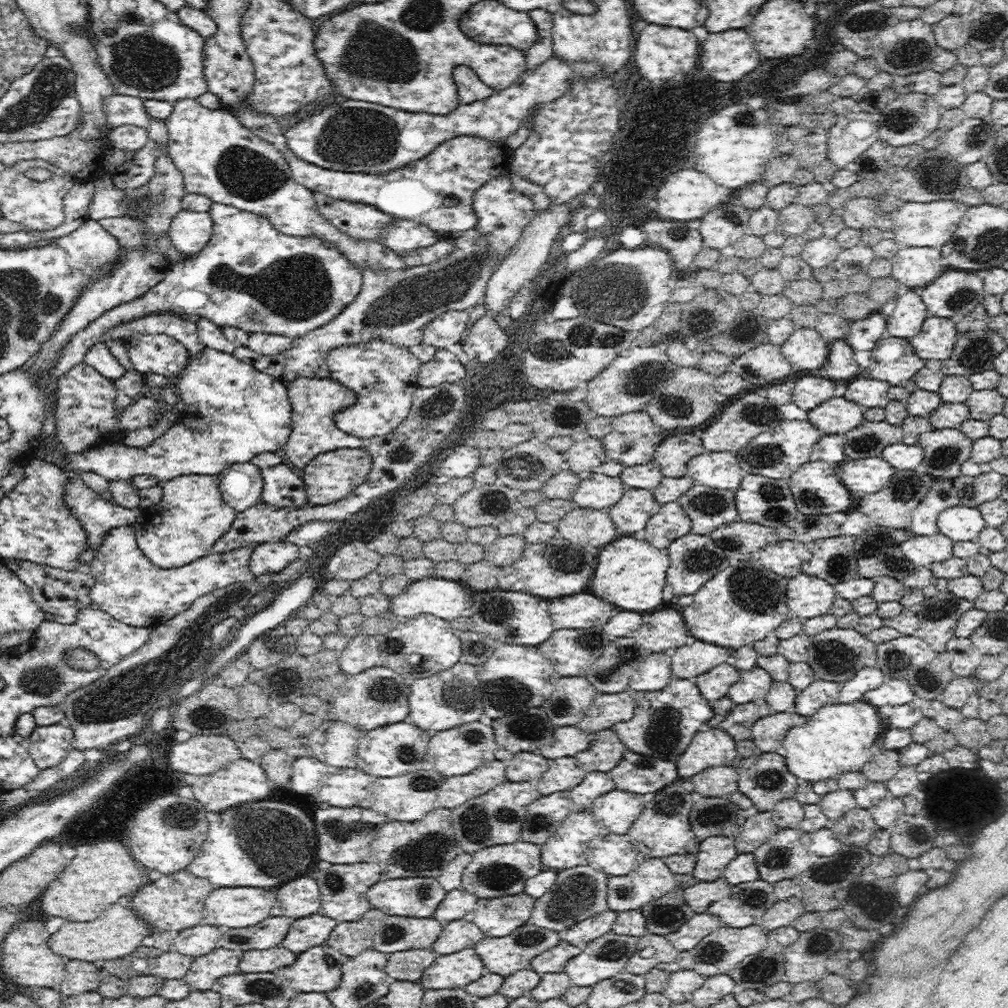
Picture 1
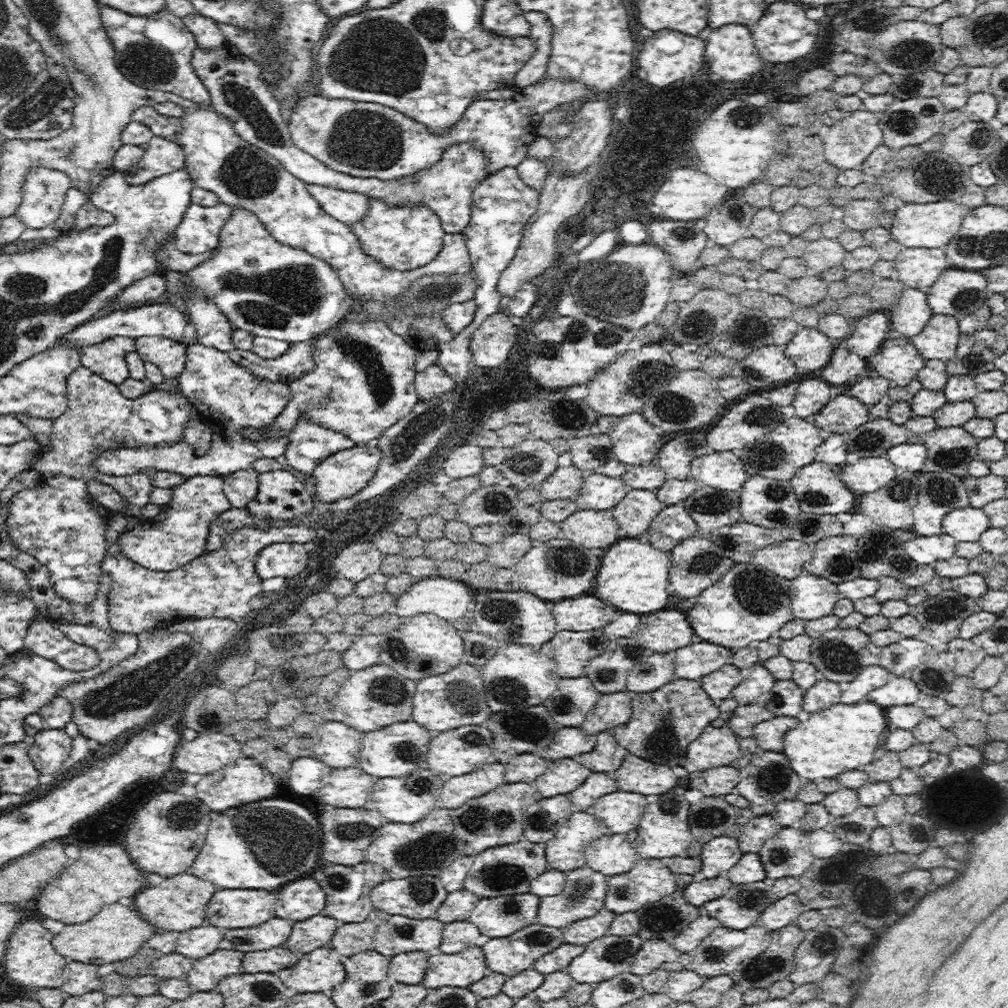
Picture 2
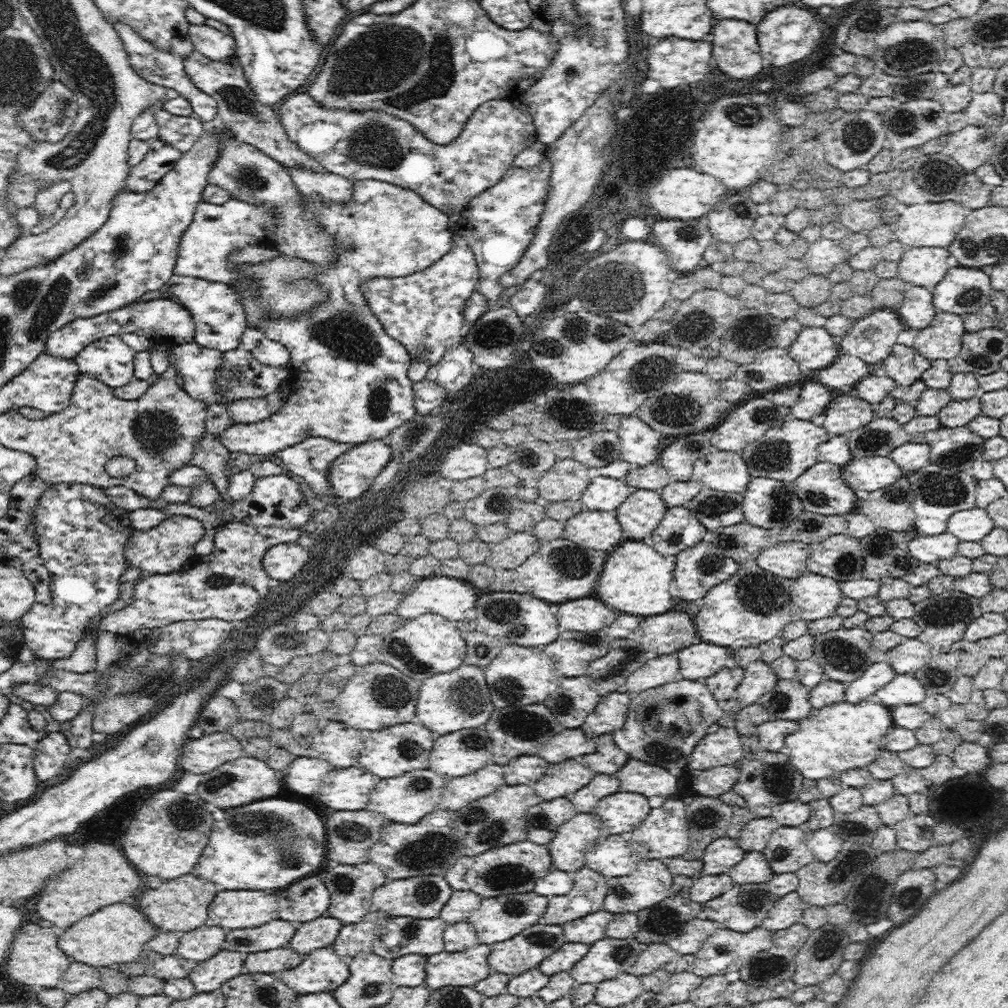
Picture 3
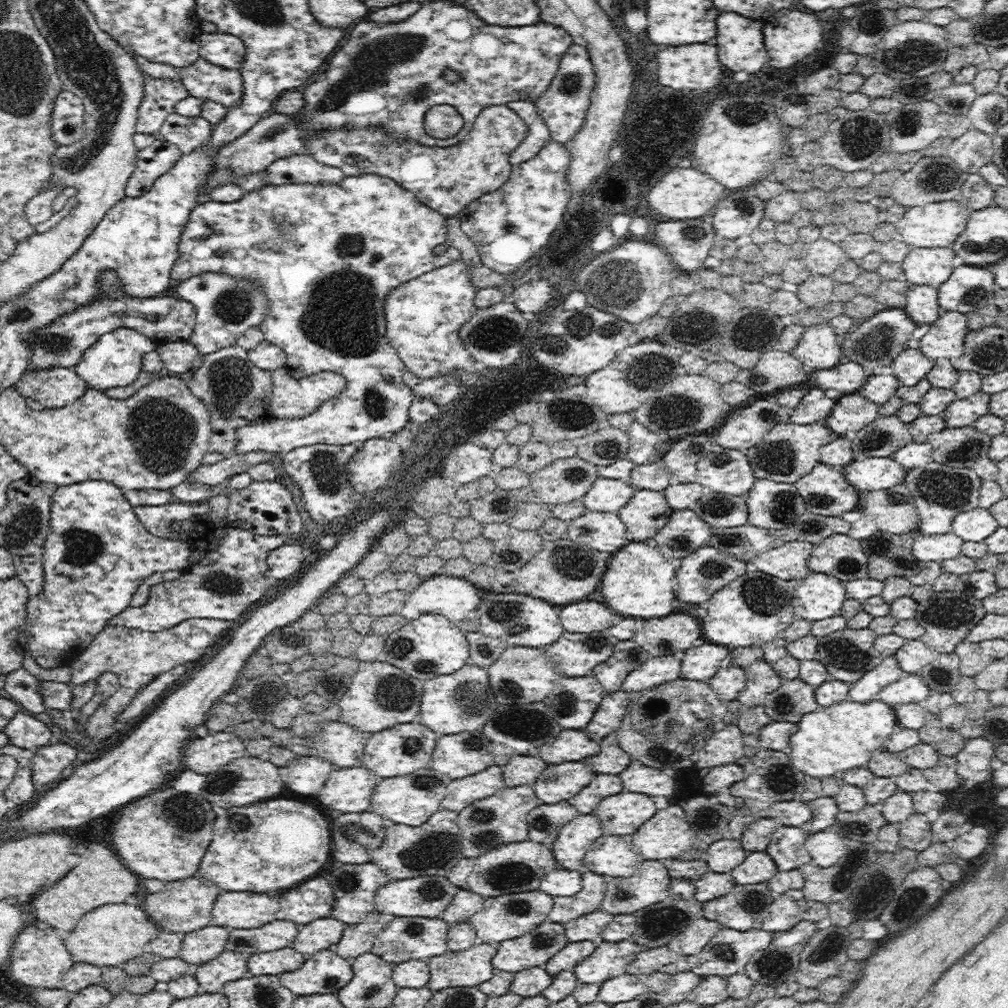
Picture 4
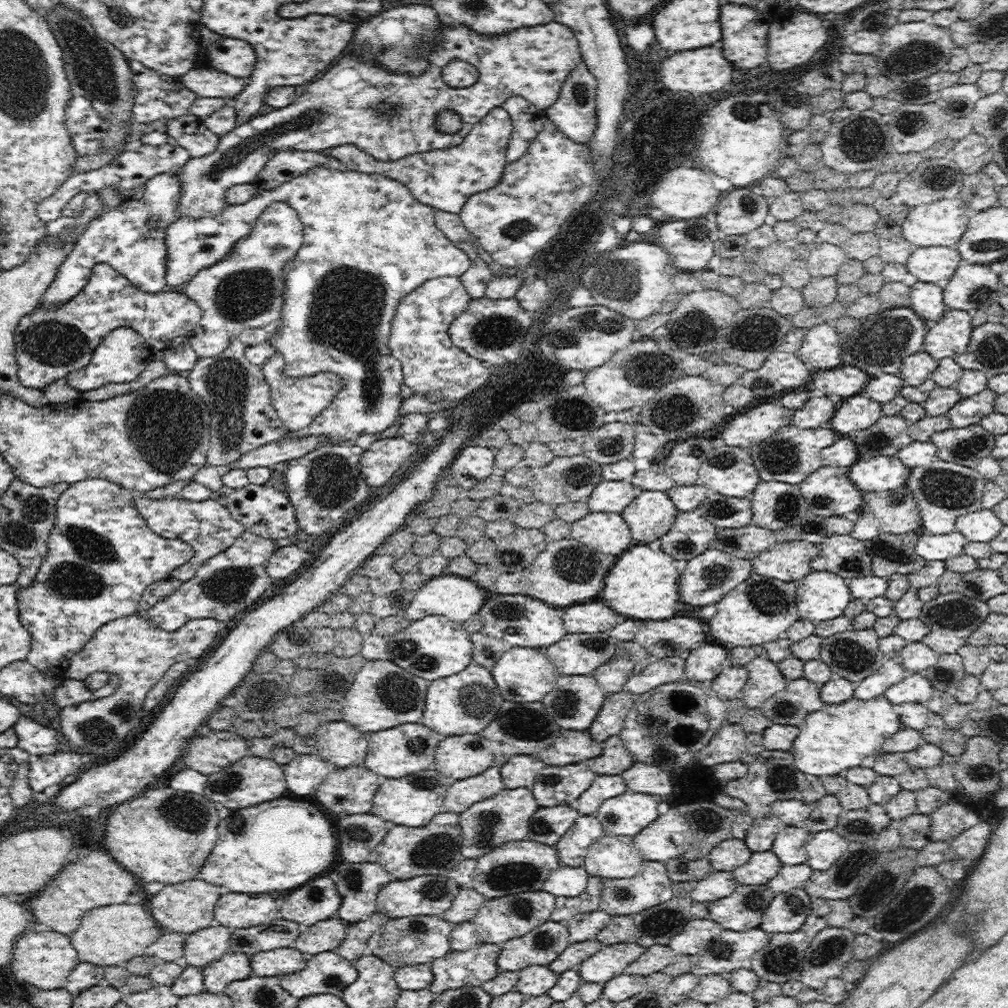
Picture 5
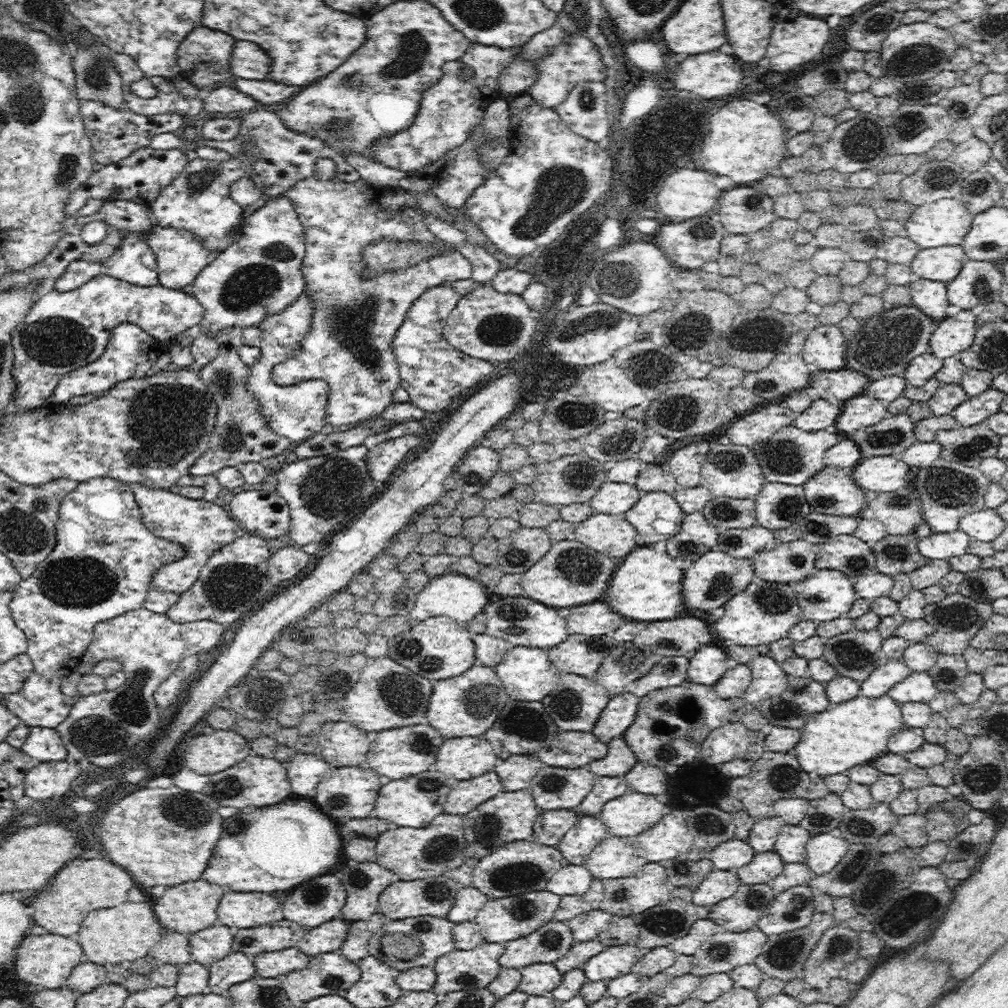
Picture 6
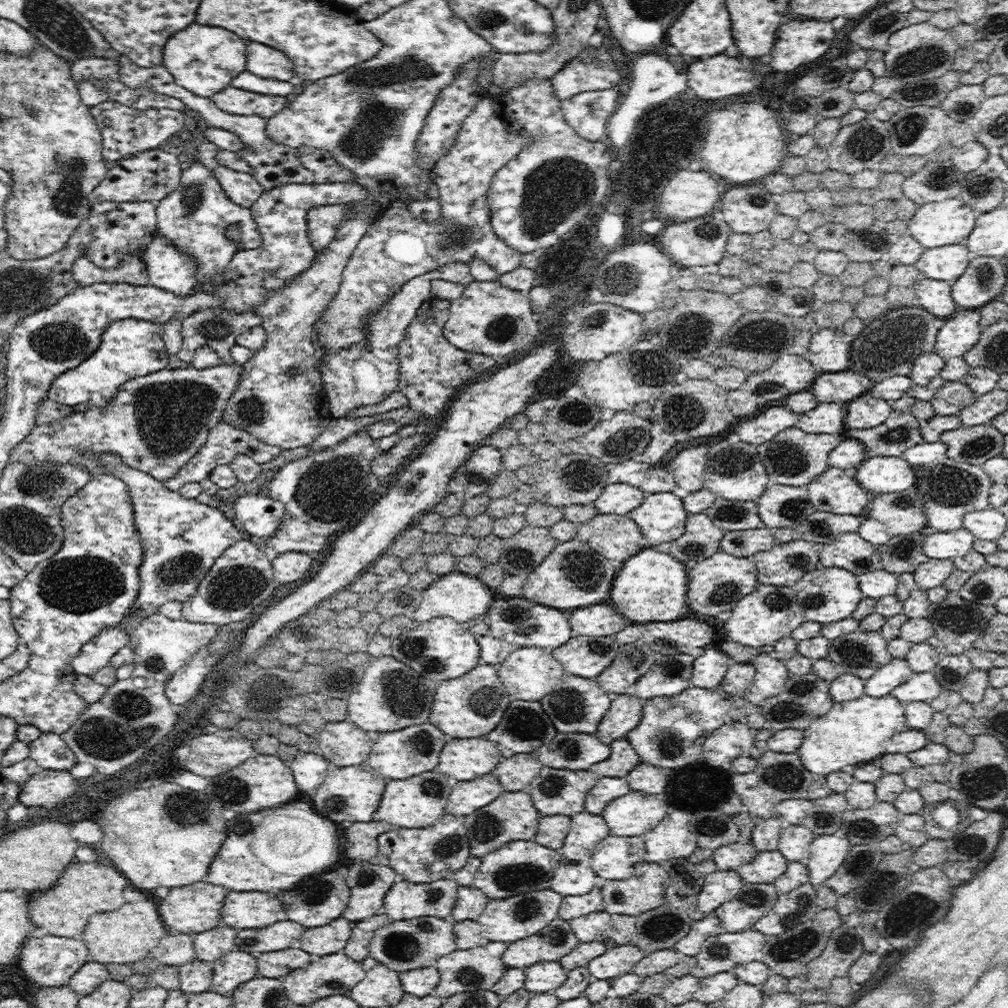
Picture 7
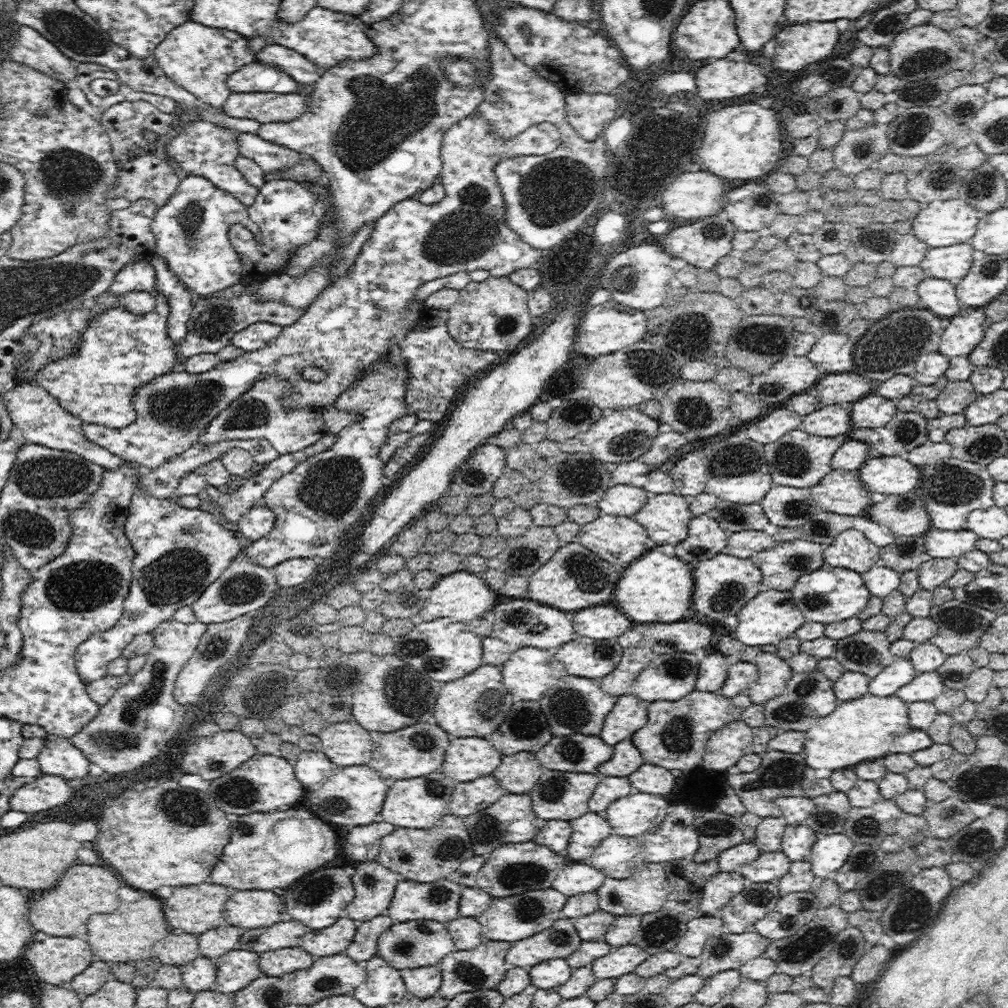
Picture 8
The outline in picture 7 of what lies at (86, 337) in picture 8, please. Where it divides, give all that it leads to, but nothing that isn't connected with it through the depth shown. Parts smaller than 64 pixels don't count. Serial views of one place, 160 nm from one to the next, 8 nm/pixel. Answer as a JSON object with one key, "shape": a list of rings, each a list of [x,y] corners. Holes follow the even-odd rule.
{"shape":[[[134,318],[114,320],[102,333],[97,351],[78,366],[57,376],[50,385],[47,398],[71,407],[85,404],[87,408],[106,408],[124,382],[166,368],[168,355],[163,327],[158,323]]]}

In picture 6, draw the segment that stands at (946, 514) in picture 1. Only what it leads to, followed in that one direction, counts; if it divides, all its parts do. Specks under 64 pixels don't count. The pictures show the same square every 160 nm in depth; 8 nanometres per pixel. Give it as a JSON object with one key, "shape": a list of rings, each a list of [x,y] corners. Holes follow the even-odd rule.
{"shape":[[[984,507],[978,512],[967,514],[960,519],[959,528],[968,536],[982,542],[992,542],[1000,536],[1005,528],[1005,522],[996,509]]]}

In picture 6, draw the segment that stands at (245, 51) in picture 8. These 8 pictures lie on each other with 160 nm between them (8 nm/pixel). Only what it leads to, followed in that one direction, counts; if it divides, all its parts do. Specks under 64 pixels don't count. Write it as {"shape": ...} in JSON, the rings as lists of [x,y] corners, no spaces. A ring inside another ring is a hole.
{"shape":[[[200,25],[178,45],[177,57],[180,67],[180,76],[189,80],[195,86],[216,86],[216,84],[224,84],[230,82],[233,78],[230,71],[230,52],[232,46],[237,40],[222,31],[215,31],[207,26]]]}

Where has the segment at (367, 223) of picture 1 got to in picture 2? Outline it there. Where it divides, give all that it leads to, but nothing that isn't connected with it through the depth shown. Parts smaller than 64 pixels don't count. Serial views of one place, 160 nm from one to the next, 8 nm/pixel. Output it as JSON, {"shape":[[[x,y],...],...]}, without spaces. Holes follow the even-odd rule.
{"shape":[[[310,183],[307,187],[322,210],[344,224],[351,226],[362,220],[370,210],[370,200],[366,195]]]}

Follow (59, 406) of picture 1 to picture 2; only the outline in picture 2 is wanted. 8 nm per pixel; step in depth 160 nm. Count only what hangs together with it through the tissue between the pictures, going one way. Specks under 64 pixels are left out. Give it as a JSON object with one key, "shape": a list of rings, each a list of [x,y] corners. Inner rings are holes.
{"shape":[[[78,366],[66,380],[67,410],[53,421],[49,440],[49,451],[43,453],[34,468],[48,476],[72,476],[88,480],[99,480],[118,491],[125,502],[144,507],[155,487],[152,470],[142,470],[133,475],[114,477],[103,475],[94,467],[94,460],[108,450],[154,446],[183,440],[184,427],[190,420],[199,420],[194,405],[181,393],[163,387],[149,388],[138,398],[126,398],[119,385],[104,380],[85,366]]]}

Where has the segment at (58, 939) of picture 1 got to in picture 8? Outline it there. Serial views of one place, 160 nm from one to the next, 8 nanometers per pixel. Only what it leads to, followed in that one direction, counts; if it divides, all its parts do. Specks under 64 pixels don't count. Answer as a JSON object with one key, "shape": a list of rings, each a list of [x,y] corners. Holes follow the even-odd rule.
{"shape":[[[140,898],[136,902],[130,902],[128,906],[120,906],[112,914],[94,914],[88,920],[88,944],[94,956],[98,956],[104,962],[130,962],[130,960],[142,960],[150,958],[152,946],[162,940],[167,934],[168,926],[160,899]]]}

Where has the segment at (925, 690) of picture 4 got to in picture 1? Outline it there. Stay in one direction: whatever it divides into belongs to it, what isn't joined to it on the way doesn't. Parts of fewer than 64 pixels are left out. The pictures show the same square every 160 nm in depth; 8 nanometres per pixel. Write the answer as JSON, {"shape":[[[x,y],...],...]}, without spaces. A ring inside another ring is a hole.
{"shape":[[[885,677],[883,684],[879,688],[870,690],[862,696],[864,702],[870,703],[877,708],[882,708],[886,704],[890,704],[890,706],[906,704],[913,698],[915,698],[915,692],[910,687],[908,680],[890,677]]]}

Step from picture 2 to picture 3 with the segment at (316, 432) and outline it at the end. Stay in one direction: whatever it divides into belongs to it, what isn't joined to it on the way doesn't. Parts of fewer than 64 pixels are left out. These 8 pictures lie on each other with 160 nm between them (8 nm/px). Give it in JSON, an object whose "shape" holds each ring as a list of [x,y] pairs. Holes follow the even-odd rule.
{"shape":[[[308,436],[302,442],[284,448],[279,457],[287,466],[286,471],[295,478],[304,478],[316,496],[331,496],[332,487],[326,474],[338,456],[351,447],[351,444],[337,440]]]}

